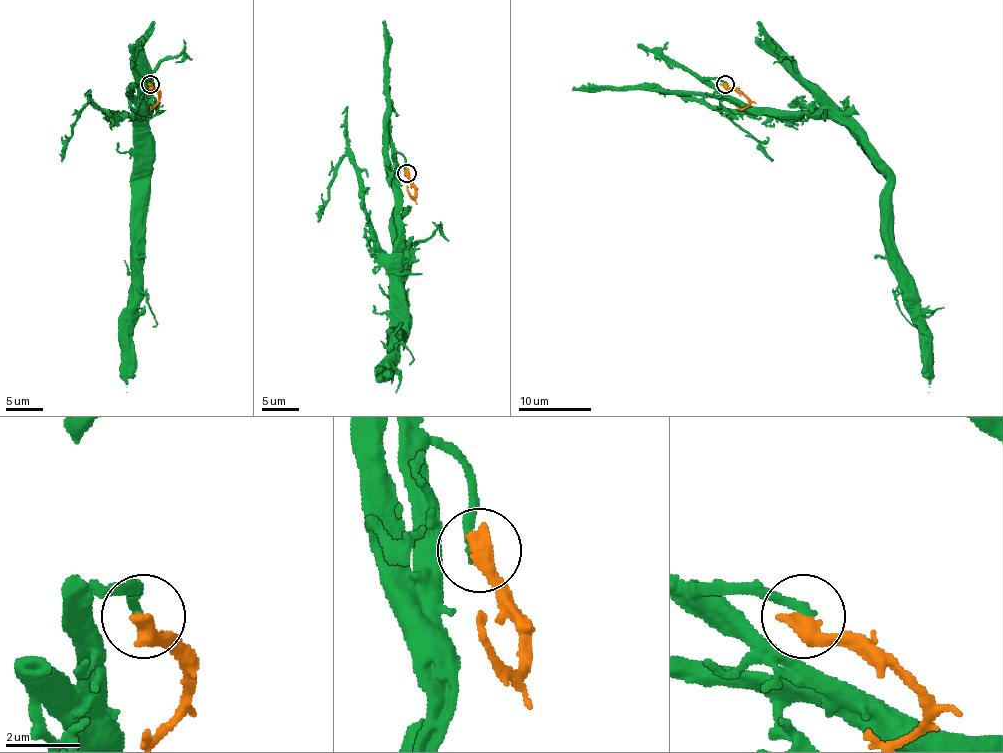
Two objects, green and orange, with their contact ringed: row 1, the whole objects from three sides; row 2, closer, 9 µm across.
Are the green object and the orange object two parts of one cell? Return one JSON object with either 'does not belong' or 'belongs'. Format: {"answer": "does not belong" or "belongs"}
{"answer": "does not belong"}

